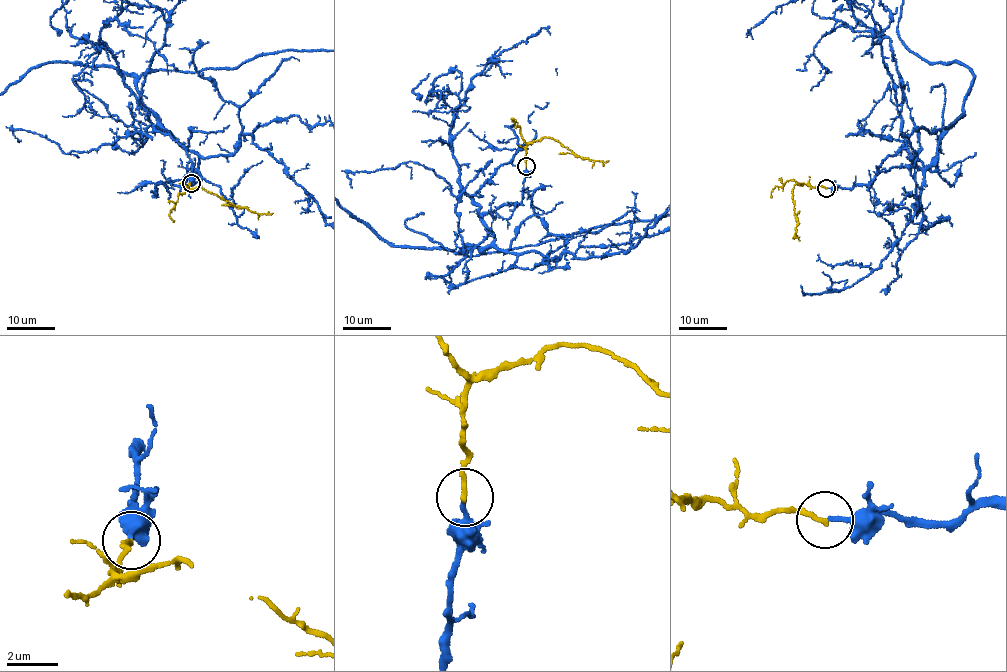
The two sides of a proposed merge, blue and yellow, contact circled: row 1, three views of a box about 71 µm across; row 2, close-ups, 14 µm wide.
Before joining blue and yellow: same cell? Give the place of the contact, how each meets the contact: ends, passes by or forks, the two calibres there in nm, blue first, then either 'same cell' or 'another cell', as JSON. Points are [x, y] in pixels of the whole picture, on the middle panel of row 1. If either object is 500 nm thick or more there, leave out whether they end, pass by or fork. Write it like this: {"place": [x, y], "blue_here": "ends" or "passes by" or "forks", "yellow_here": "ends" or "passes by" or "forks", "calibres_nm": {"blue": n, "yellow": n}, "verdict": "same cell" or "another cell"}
{"place": [526, 166], "blue_here": "ends", "yellow_here": "ends", "calibres_nm": {"blue": 190, "yellow": 190}, "verdict": "same cell"}

